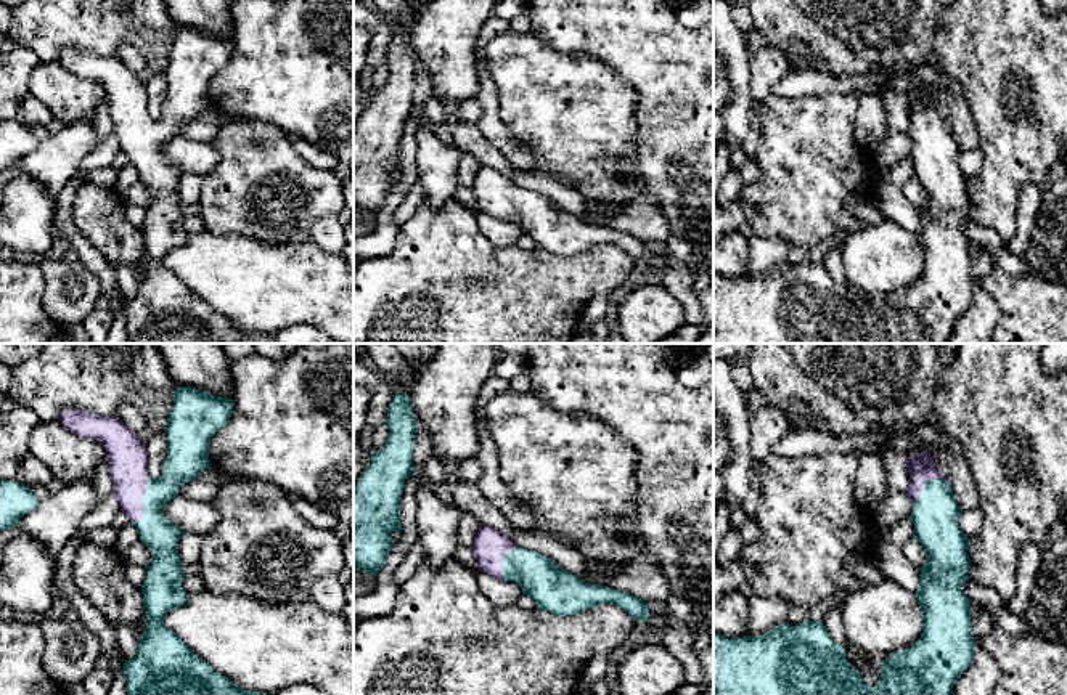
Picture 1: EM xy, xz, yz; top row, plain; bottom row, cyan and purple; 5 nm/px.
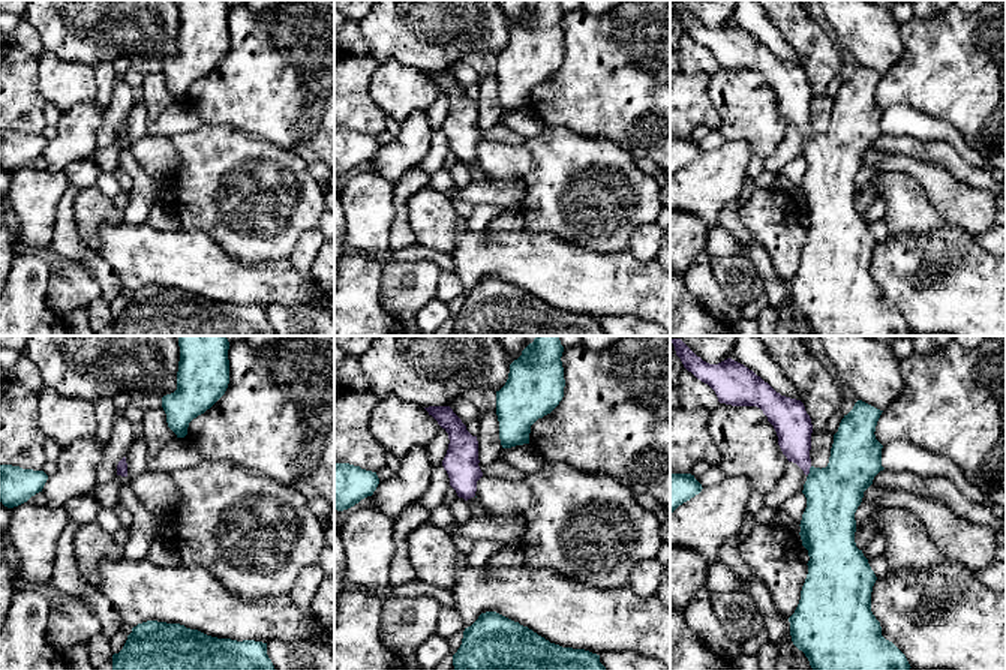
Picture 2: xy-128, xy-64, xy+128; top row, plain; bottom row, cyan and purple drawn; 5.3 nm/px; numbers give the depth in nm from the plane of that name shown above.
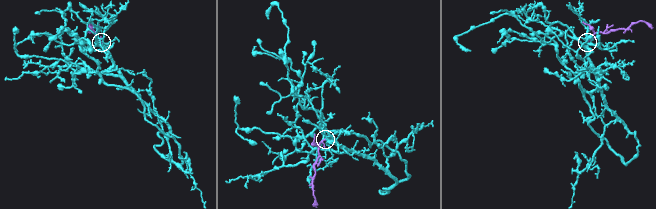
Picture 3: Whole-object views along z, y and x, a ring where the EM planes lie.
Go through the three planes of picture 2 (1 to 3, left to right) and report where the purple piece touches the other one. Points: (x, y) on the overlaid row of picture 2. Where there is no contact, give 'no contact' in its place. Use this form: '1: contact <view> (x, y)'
1: no contact
2: no contact
3: contact xy+128 (810, 471)

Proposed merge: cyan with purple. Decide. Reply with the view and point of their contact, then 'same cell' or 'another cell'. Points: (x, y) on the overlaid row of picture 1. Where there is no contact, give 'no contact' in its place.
xy (143, 503) | same cell

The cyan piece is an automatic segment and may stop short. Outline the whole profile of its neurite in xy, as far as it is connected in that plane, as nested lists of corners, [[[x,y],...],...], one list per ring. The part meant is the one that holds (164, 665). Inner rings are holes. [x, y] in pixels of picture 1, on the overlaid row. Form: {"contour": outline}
{"contour": [[[177,387],[166,430],[167,456],[159,478],[148,472],[148,451],[138,433],[132,432],[116,414],[100,416],[67,408],[56,417],[66,429],[80,437],[93,438],[104,446],[114,496],[121,510],[135,525],[140,541],[153,552],[153,560],[146,565],[146,579],[141,586],[146,629],[138,640],[135,656],[125,660],[122,668],[127,677],[127,695],[270,695],[239,689],[194,653],[164,623],[167,613],[185,605],[190,594],[182,587],[185,575],[177,551],[177,544],[185,533],[167,520],[162,507],[178,496],[178,488],[183,483],[196,480],[201,472],[212,465],[209,441],[230,421],[231,414],[231,398],[214,396],[193,387]]]}

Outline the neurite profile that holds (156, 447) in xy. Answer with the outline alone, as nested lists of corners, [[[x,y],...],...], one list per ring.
[[[157,430],[146,443],[148,451],[148,472],[151,477],[159,478],[164,470],[164,461],[167,456],[167,432]]]

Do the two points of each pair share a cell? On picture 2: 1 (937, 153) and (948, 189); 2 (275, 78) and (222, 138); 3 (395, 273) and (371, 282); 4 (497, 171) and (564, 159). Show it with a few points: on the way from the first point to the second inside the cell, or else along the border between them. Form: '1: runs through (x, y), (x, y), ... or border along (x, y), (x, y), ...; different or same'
1: border along (909, 156), (943, 167), (972, 186); different
2: border along (203, 122), (234, 126), (266, 140); different
3: border along (381, 258), (381, 305), (389, 312); different
4: border along (523, 146), (531, 156), (531, 168), (520, 177); different

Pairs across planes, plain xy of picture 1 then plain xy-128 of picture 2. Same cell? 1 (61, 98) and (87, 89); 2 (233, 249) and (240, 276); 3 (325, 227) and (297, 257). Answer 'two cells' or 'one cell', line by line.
1: one cell
2: one cell
3: one cell

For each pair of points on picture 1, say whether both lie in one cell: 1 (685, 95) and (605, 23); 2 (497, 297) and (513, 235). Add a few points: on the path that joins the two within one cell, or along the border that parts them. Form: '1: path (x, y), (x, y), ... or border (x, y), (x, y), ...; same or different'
1: path (666, 76), (624, 34); same
2: border (482, 233), (495, 246), (516, 246); different

